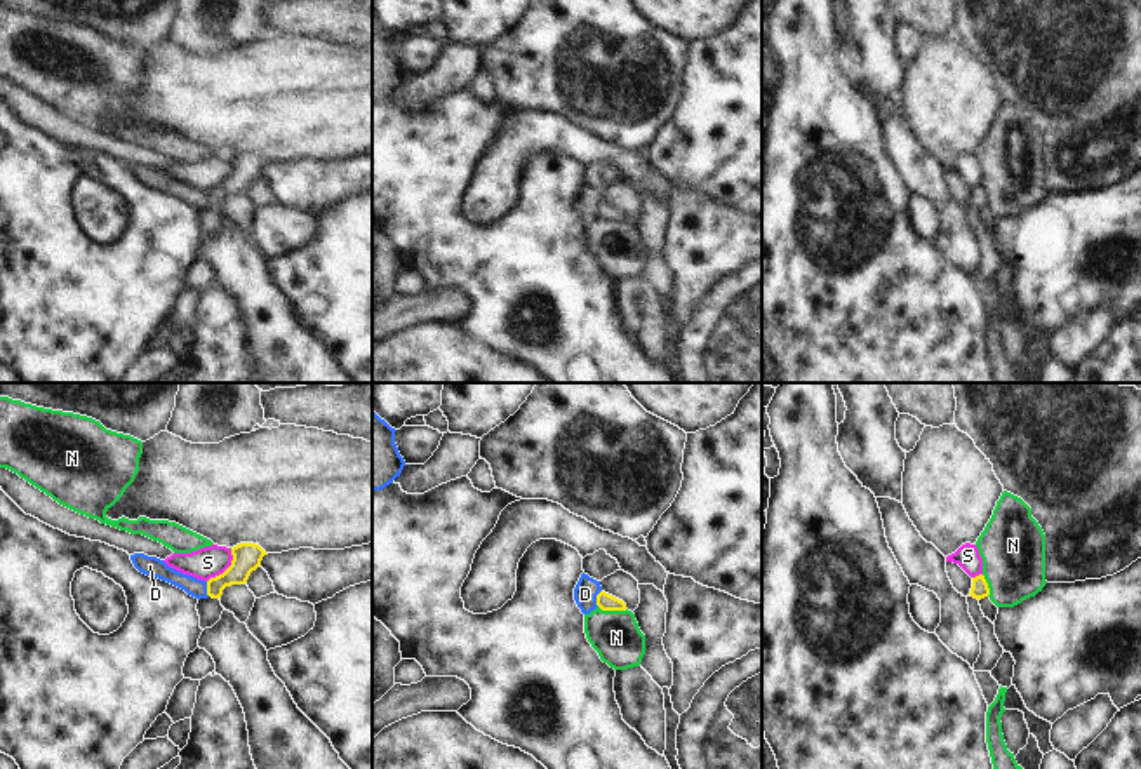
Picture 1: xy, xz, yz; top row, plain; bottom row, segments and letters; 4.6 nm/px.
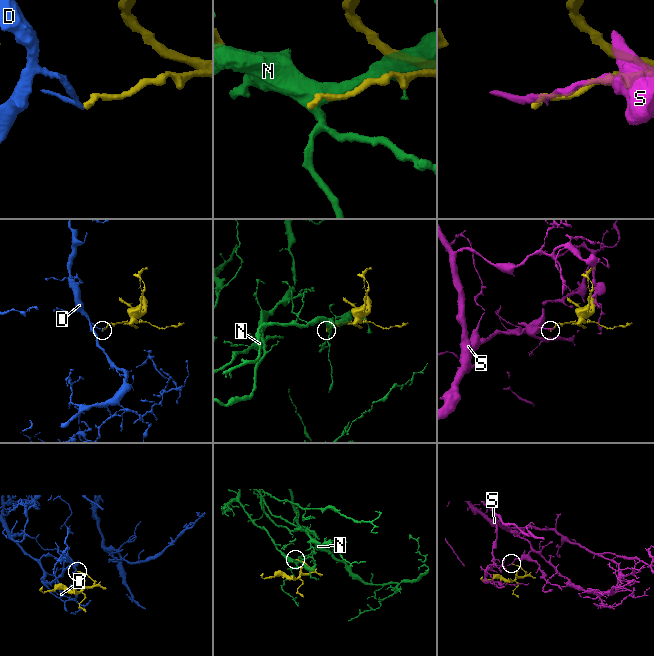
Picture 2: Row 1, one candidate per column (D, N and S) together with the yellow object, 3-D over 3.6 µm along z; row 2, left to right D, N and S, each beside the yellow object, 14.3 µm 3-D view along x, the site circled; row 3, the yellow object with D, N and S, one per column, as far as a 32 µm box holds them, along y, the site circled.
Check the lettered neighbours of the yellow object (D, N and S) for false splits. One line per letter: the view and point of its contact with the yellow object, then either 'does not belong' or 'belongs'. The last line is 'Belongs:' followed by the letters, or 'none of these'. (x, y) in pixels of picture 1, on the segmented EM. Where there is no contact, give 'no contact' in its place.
D: meets yellow in xz at (597, 599); does not belong
N: meets yellow in xz at (613, 609); does not belong
S: meets yellow in xy at (226, 569); does not belong
Belongs: none of these

